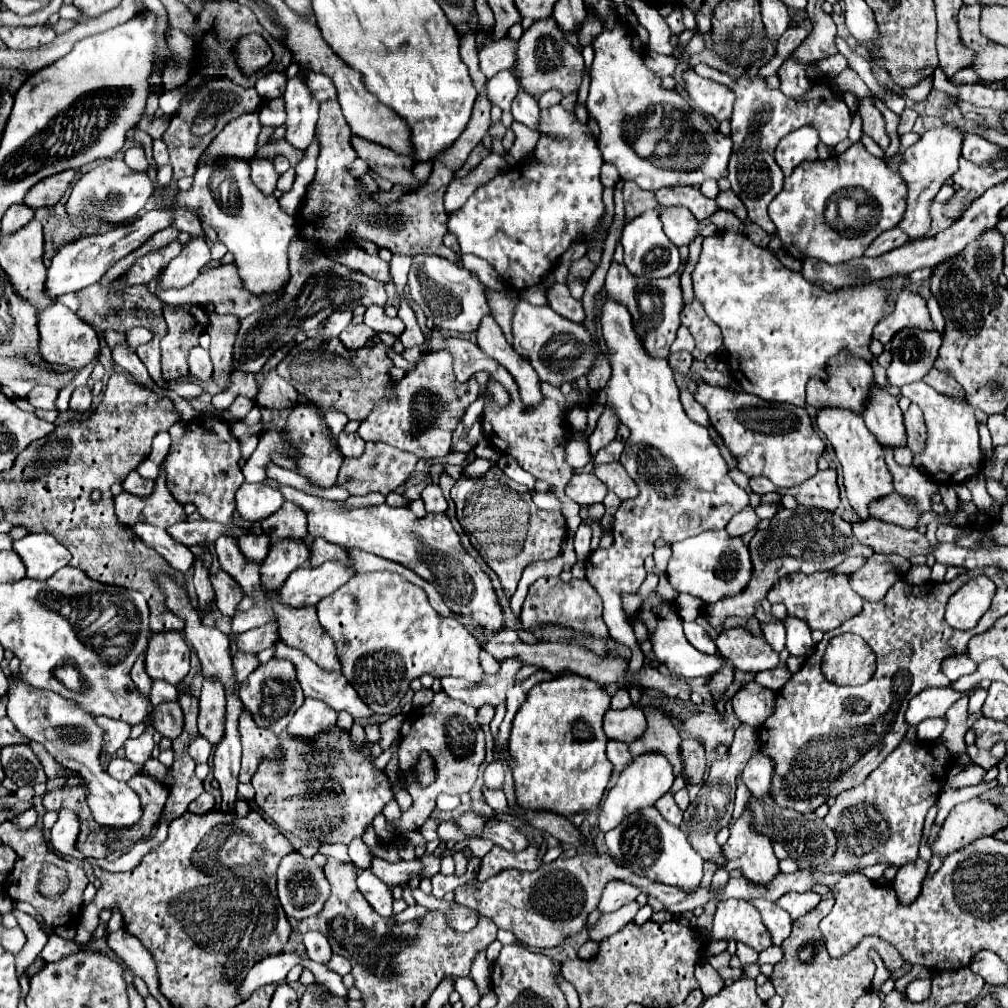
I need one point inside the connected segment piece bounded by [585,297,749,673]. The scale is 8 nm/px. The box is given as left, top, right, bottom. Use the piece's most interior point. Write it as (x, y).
(685, 487)

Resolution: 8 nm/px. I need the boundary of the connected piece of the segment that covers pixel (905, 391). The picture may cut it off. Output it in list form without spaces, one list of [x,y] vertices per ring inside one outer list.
[[[925,381],[905,385],[901,389],[901,395],[909,397],[913,403],[921,407],[927,423],[927,433],[929,433],[925,451],[913,457],[913,465],[915,467],[921,465],[923,471],[931,479],[937,479],[939,483],[963,483],[969,477],[977,475],[983,465],[983,455],[977,445],[977,419],[971,413],[971,407],[937,393]]]

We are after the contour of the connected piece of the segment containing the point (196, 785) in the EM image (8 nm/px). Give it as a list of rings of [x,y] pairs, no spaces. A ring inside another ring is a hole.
[[[183,693],[181,709],[185,713],[185,729],[183,733],[173,741],[175,751],[175,763],[171,767],[173,771],[173,785],[169,789],[169,799],[165,805],[165,817],[173,821],[175,817],[183,815],[193,799],[197,799],[205,789],[203,783],[195,777],[195,763],[193,757],[187,755],[189,743],[199,735],[197,731],[197,711],[199,711],[199,697]]]

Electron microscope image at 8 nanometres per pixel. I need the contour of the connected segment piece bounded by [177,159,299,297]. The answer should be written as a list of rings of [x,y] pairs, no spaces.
[[[225,159],[199,165],[195,183],[189,191],[177,195],[177,203],[197,211],[201,221],[215,229],[219,241],[233,253],[235,267],[243,287],[261,297],[281,291],[289,281],[287,247],[299,233],[297,219],[287,215],[273,195],[263,195],[249,179],[249,161]]]

